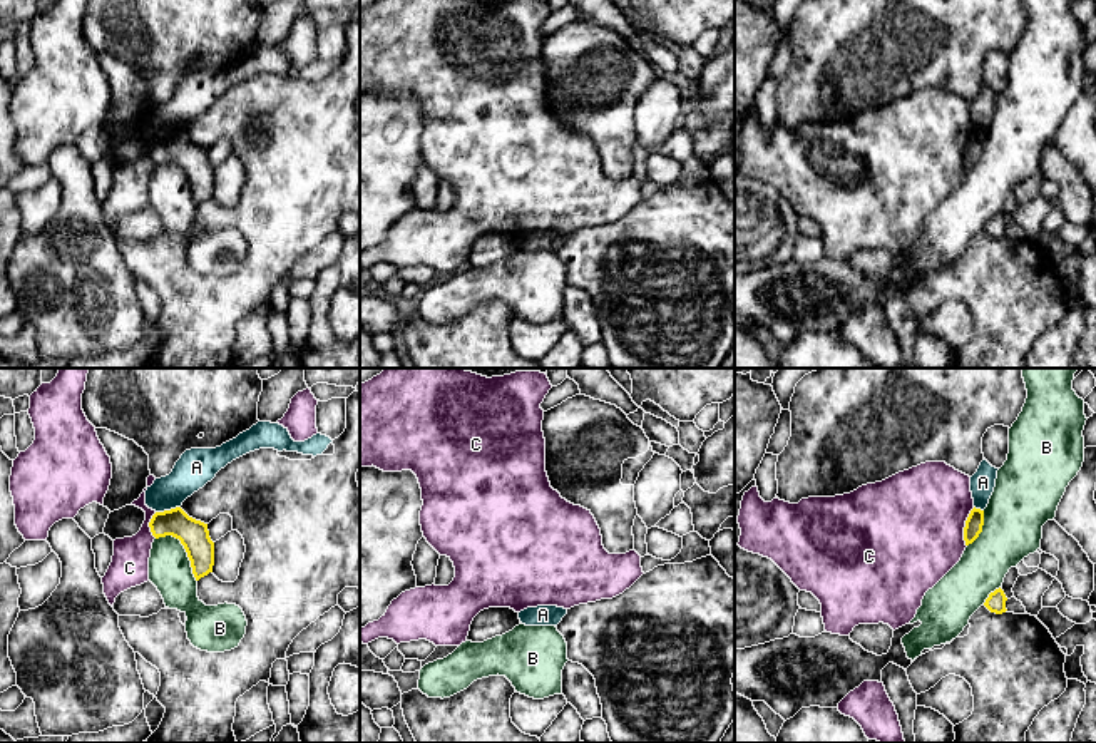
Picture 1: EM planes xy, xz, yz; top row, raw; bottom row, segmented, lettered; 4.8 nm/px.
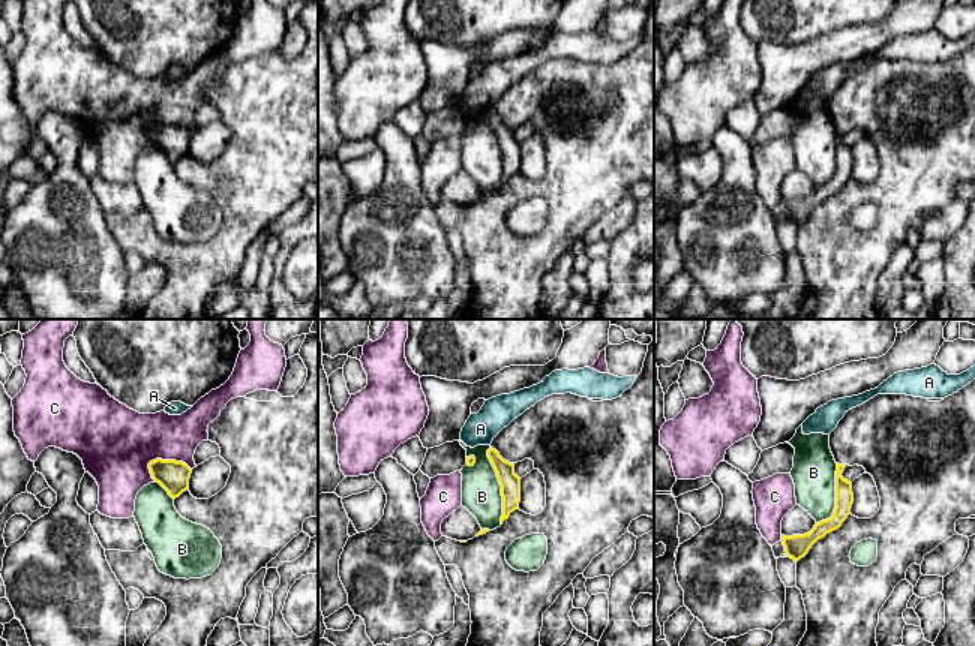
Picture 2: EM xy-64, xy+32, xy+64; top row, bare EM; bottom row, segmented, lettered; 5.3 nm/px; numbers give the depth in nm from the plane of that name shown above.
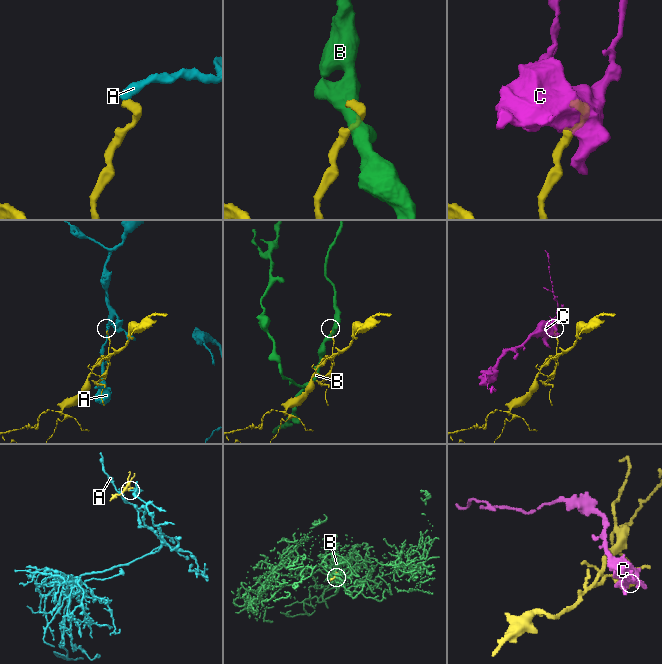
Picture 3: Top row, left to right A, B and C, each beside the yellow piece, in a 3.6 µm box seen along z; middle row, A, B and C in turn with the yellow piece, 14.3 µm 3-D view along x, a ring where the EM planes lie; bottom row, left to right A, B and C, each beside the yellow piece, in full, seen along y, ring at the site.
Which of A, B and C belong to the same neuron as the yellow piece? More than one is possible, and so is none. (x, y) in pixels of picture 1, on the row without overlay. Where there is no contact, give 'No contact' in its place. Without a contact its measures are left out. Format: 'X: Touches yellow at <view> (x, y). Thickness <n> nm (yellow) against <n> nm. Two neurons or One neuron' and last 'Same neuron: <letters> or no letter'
A: Touches yellow at xy (168, 136). Thickness 140 nm (yellow) against 180 nm. Two neurons
B: Touches yellow at xy (184, 173). Thickness 140 nm (yellow) against 200 nm. Two neurons
C: Touches yellow at yz (964, 153). Thickness 90 nm (yellow) against 500 nm. Two neurons
Same neuron: no letter

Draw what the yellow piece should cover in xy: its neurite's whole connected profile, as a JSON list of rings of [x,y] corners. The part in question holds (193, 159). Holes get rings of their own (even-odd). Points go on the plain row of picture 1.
[[[181,132],[156,137],[149,147],[156,164],[172,161],[181,166],[191,186],[196,206],[213,197],[214,167],[207,149],[189,142]]]

